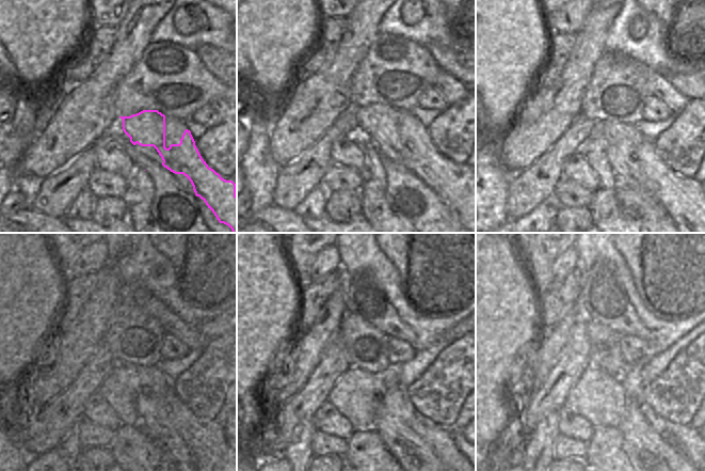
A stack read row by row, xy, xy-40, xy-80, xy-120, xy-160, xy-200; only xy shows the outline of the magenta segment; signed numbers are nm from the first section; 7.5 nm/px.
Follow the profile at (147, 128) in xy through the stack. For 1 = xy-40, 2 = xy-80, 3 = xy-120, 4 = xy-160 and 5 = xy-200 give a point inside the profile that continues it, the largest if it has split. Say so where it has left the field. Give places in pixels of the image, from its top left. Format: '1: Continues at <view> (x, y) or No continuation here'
1: Continues at xy-40 (451, 197)
2: Continues at xy-80 (684, 199)
3: Continues at xy-120 (206, 439)
4: Continues at xy-160 (438, 437)
5: Continues at xy-200 (670, 439).

